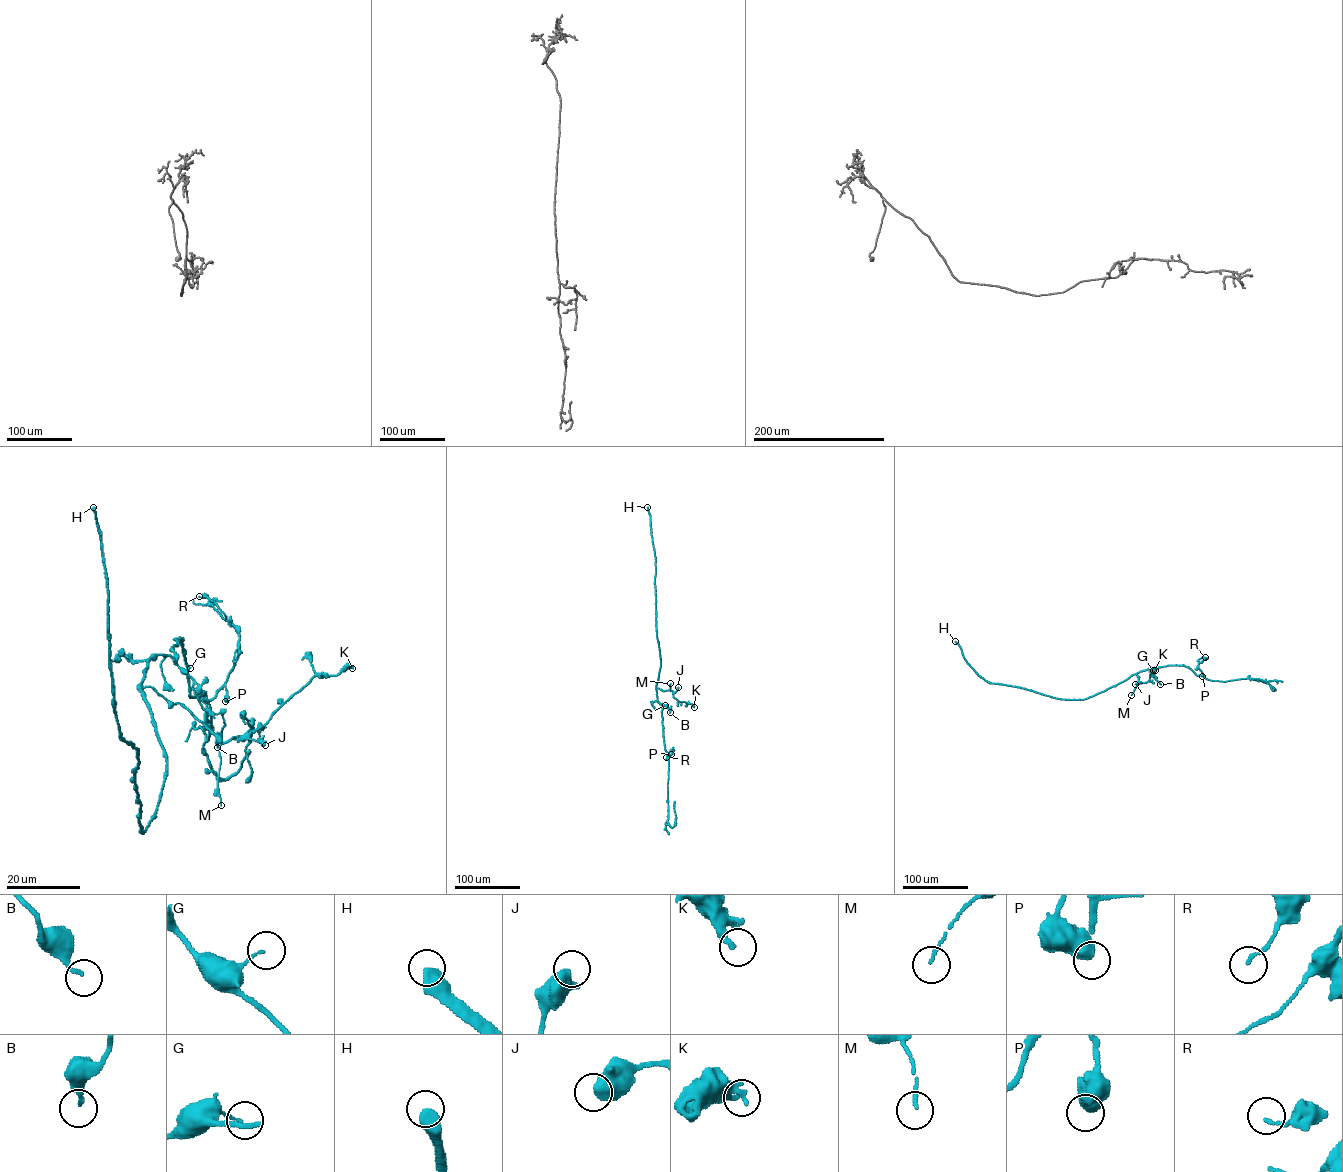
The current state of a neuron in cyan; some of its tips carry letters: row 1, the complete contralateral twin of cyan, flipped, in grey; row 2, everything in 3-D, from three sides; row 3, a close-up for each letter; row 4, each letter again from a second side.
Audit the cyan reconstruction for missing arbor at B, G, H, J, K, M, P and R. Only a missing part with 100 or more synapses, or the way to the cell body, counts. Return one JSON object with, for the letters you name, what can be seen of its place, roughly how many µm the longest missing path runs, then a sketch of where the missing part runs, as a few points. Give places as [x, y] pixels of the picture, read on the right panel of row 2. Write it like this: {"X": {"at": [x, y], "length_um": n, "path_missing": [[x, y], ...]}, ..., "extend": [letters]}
{"H": {"at": [955, 641], "length_um": 250, "path_missing": [[955, 641], [919, 611], [904, 665], [902, 650]]}, "extend": ["H"]}

